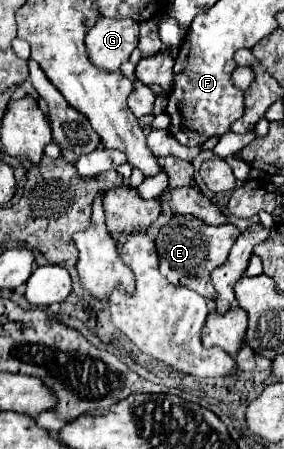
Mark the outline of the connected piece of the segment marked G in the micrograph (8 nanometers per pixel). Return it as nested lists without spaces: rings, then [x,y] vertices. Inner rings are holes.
[[[99,18],[85,36],[89,60],[105,72],[119,70],[137,48],[137,38],[139,24],[135,20]]]

